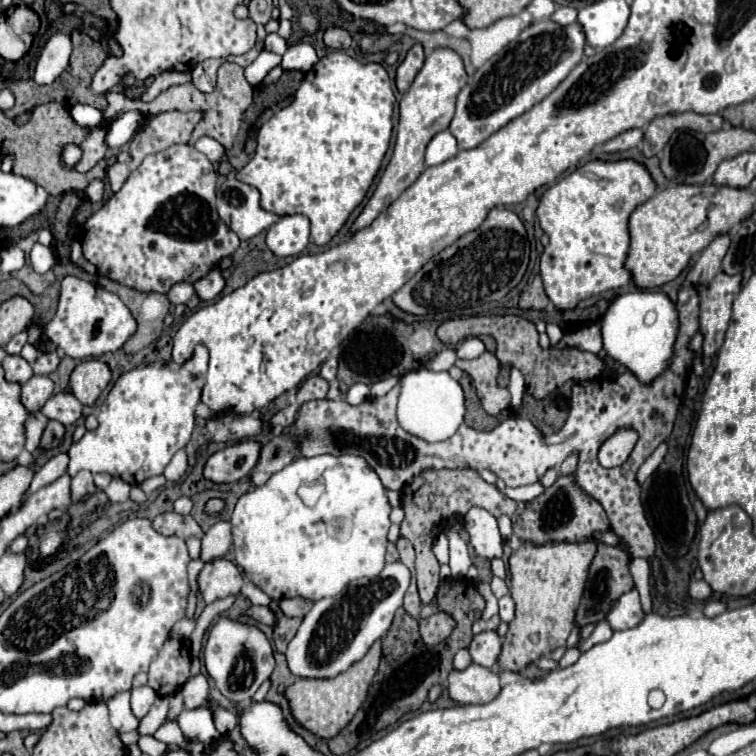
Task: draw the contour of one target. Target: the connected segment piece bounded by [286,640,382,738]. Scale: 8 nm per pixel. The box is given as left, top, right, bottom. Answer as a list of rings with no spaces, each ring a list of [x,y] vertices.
[[[376,640],[360,662],[352,664],[346,672],[342,672],[334,678],[328,678],[328,680],[296,678],[296,682],[286,690],[286,698],[290,700],[292,716],[296,718],[296,722],[300,722],[304,728],[314,732],[316,736],[334,738],[354,718],[354,714],[362,706],[368,686],[378,670],[380,656],[382,656],[382,646],[380,646],[380,640]]]

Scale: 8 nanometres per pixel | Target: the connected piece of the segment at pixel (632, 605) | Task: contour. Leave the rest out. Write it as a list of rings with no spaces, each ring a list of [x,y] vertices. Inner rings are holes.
[[[630,590],[628,594],[622,594],[616,602],[612,602],[612,608],[606,614],[606,622],[612,630],[628,630],[640,624],[644,618],[638,590]]]

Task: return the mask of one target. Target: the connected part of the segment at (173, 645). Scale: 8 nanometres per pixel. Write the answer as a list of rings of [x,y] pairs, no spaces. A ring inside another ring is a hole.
[[[176,638],[166,640],[148,670],[148,686],[160,696],[178,692],[190,678],[190,652]]]

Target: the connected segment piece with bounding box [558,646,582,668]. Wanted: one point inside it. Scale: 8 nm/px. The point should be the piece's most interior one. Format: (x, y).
(572, 654)

